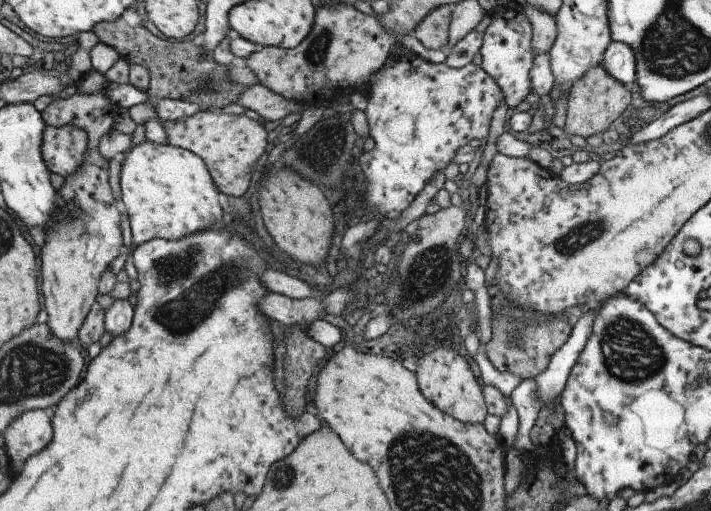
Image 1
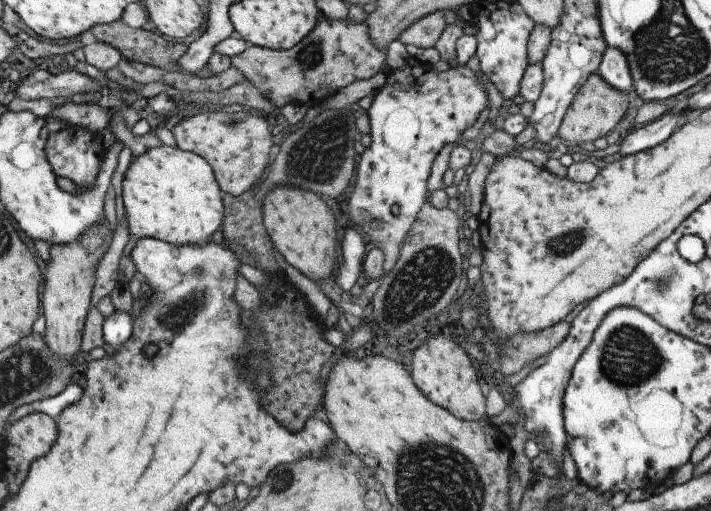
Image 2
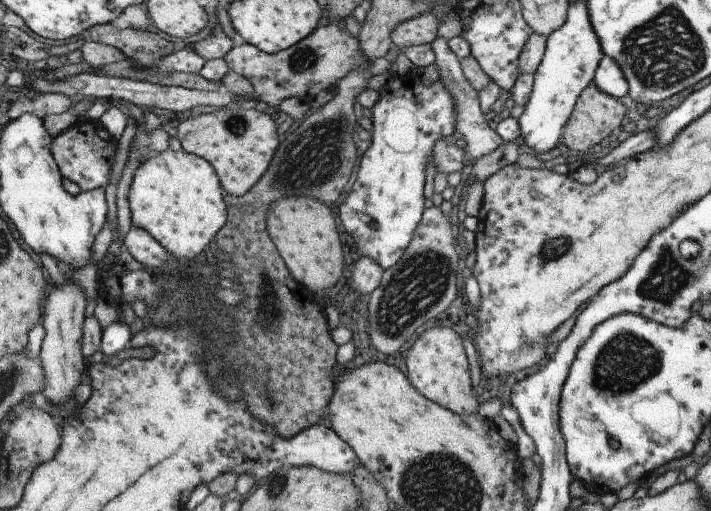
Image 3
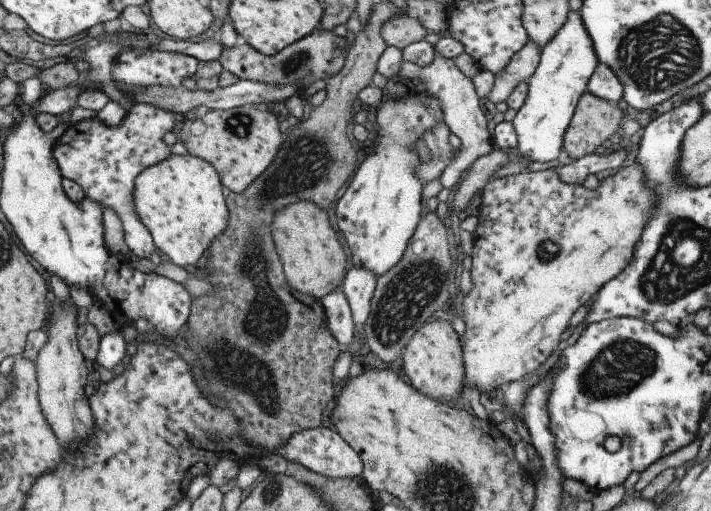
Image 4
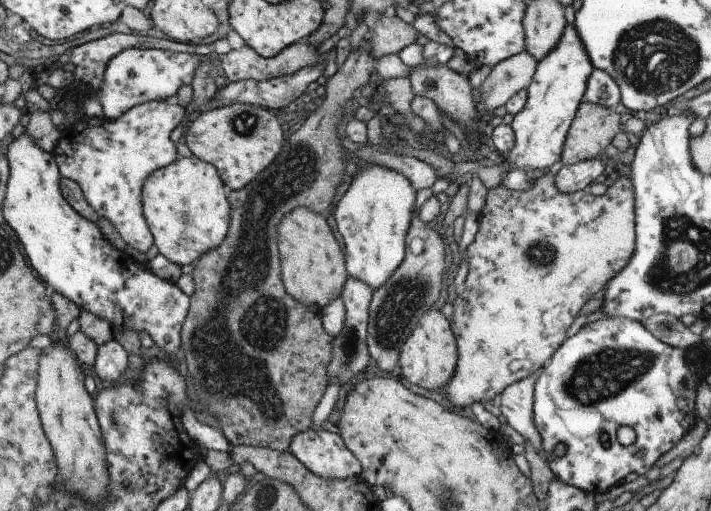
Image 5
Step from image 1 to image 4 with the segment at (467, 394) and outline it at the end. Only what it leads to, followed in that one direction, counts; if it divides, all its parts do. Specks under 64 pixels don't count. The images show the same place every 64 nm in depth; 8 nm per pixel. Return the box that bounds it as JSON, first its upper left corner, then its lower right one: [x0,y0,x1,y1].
[401,319,464,402]

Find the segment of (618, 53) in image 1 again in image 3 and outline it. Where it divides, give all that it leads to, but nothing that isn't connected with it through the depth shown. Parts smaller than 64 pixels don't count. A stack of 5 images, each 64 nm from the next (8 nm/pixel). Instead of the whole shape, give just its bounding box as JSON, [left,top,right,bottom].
[591,55,628,98]

